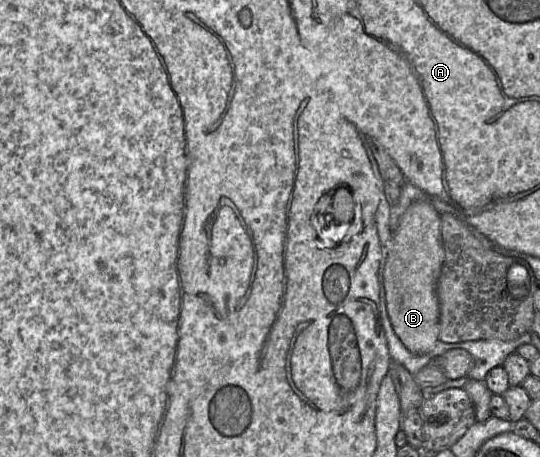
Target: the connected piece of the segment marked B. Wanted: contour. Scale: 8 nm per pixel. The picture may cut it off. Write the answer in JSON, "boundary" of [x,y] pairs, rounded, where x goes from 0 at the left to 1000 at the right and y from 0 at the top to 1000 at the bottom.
{"boundary":[[[765,442],[741,477],[731,505],[722,508],[719,558],[711,589],[711,637],[719,694],[733,733],[769,777],[798,768],[813,746],[815,674],[809,643],[811,611],[824,565],[817,519],[817,473],[791,442]]]}

